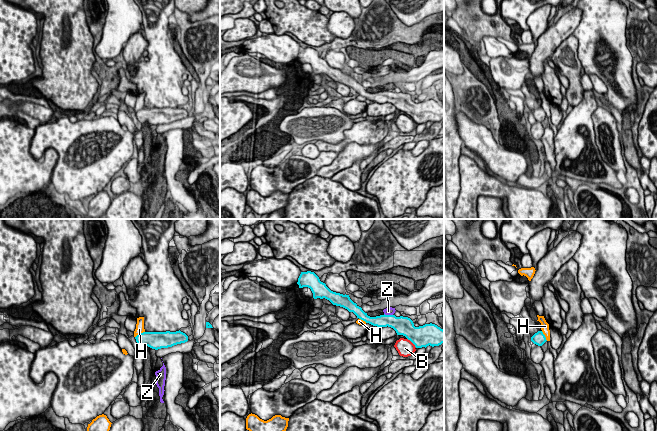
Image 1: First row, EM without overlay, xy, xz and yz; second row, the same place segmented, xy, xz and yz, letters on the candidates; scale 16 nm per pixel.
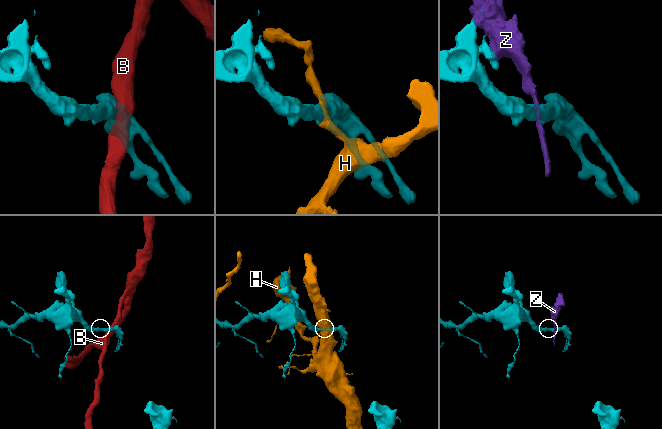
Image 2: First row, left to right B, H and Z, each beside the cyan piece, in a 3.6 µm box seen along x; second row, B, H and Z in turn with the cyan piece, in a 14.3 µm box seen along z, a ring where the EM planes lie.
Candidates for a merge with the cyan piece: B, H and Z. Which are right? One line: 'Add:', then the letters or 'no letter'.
Add: no letter

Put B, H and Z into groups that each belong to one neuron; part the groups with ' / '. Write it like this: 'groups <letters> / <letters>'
groups B / H / Z

